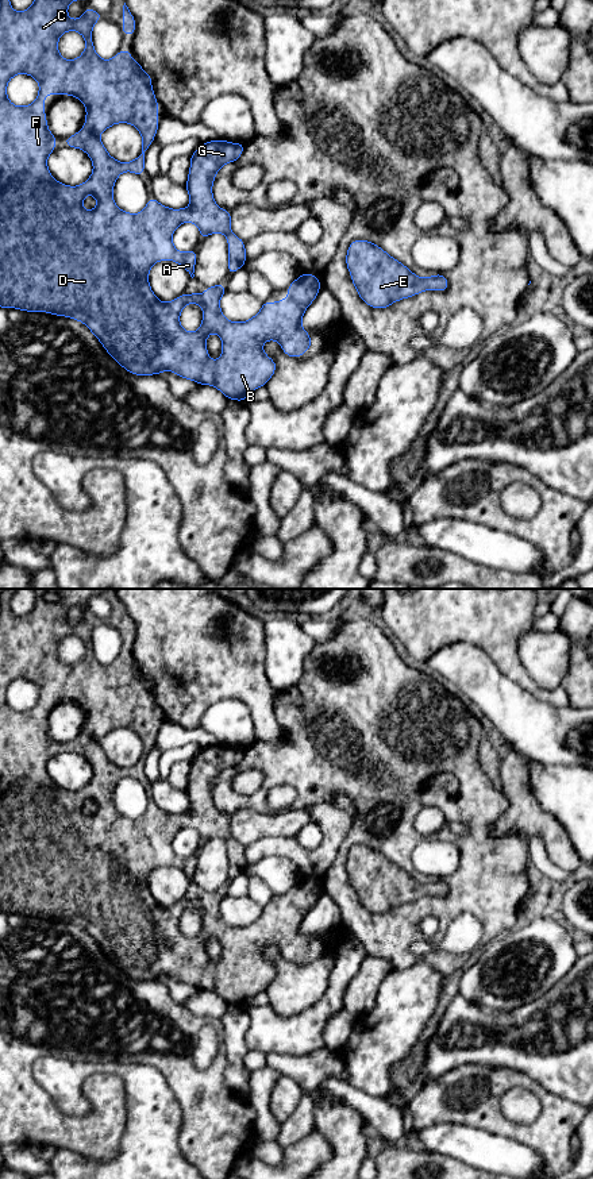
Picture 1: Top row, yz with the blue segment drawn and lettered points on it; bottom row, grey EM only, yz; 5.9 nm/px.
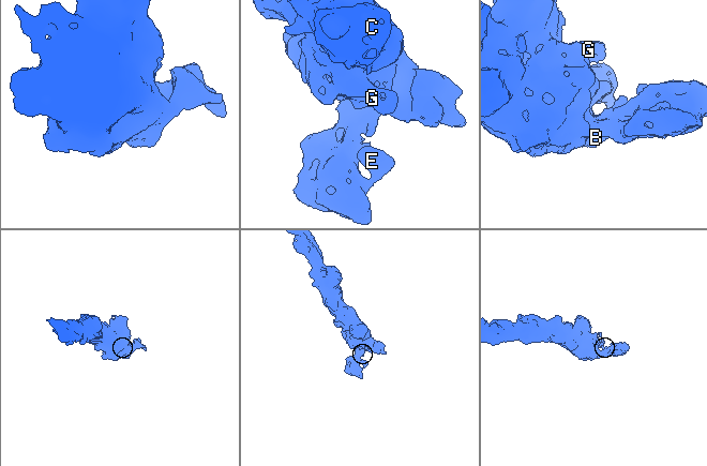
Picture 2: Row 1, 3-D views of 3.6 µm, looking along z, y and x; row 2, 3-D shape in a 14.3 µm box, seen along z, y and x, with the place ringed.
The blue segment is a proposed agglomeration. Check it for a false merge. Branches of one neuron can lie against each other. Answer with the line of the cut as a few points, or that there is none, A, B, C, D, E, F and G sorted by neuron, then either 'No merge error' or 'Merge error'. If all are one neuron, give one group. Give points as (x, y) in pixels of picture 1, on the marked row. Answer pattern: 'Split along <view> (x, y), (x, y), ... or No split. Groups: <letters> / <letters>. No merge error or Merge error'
No split. Groups: A B C D E F G. No merge error

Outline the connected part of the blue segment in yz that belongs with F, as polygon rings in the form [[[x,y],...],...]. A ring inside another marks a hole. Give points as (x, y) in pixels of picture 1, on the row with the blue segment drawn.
[[[0,0],[0,307],[16,308],[24,312],[46,312],[65,316],[84,323],[91,332],[100,340],[107,352],[127,371],[134,375],[153,375],[162,371],[173,371],[177,375],[195,381],[200,385],[212,385],[219,389],[228,400],[240,402],[259,386],[274,375],[277,363],[269,358],[262,344],[266,340],[277,340],[282,351],[292,358],[300,358],[311,348],[312,339],[301,327],[305,309],[316,298],[321,282],[316,276],[303,273],[288,289],[288,298],[276,303],[262,303],[261,311],[247,321],[228,321],[220,311],[220,297],[227,288],[217,284],[207,286],[205,293],[182,293],[170,303],[159,301],[149,284],[151,266],[159,261],[174,261],[180,263],[193,278],[197,250],[188,253],[177,251],[172,236],[182,223],[195,223],[199,227],[200,238],[215,232],[227,236],[228,243],[228,276],[232,276],[246,263],[244,240],[231,232],[231,213],[216,205],[212,194],[212,185],[219,169],[240,158],[244,143],[231,143],[215,139],[200,143],[199,149],[190,155],[190,167],[185,189],[190,197],[188,208],[172,209],[150,197],[142,212],[132,215],[122,211],[113,201],[112,190],[115,181],[123,172],[143,176],[145,155],[153,143],[158,123],[158,100],[155,99],[151,77],[145,72],[139,62],[131,59],[131,50],[122,49],[119,54],[108,61],[101,59],[92,41],[93,24],[103,15],[89,7],[81,18],[73,20],[68,16],[68,5],[74,0],[34,0],[26,11],[14,11],[9,0]],[[66,31],[78,31],[85,39],[84,53],[74,61],[62,58],[58,51],[59,36]],[[16,74],[30,74],[39,84],[39,92],[34,103],[24,107],[14,105],[7,97],[7,84]],[[46,95],[69,95],[82,101],[86,108],[85,126],[63,143],[69,147],[84,150],[92,163],[91,177],[81,185],[68,186],[58,182],[47,169],[47,157],[55,150],[57,136],[49,131],[45,113]],[[116,123],[130,123],[142,135],[142,150],[136,159],[131,162],[118,162],[112,158],[100,134]],[[92,194],[97,200],[97,207],[86,211],[82,207],[85,196]],[[186,304],[203,307],[203,323],[195,332],[185,331],[180,324],[180,313]],[[216,332],[223,343],[222,355],[212,361],[207,350],[207,338]]]

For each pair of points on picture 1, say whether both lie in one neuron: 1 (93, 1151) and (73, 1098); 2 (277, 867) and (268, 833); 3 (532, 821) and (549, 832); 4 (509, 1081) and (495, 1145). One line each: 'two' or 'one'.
1: two
2: two
3: one
4: two

